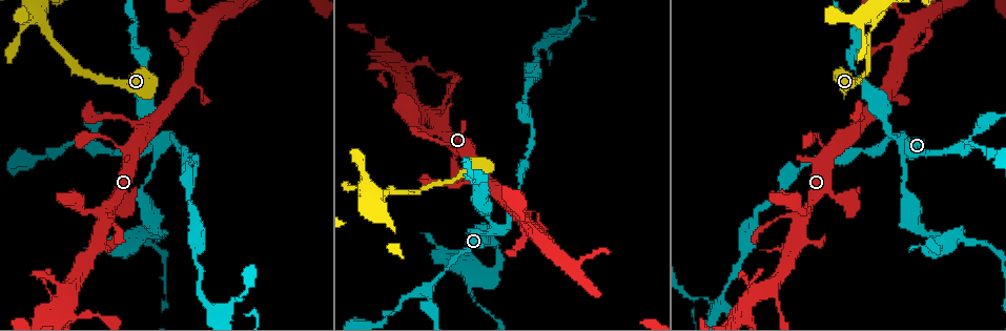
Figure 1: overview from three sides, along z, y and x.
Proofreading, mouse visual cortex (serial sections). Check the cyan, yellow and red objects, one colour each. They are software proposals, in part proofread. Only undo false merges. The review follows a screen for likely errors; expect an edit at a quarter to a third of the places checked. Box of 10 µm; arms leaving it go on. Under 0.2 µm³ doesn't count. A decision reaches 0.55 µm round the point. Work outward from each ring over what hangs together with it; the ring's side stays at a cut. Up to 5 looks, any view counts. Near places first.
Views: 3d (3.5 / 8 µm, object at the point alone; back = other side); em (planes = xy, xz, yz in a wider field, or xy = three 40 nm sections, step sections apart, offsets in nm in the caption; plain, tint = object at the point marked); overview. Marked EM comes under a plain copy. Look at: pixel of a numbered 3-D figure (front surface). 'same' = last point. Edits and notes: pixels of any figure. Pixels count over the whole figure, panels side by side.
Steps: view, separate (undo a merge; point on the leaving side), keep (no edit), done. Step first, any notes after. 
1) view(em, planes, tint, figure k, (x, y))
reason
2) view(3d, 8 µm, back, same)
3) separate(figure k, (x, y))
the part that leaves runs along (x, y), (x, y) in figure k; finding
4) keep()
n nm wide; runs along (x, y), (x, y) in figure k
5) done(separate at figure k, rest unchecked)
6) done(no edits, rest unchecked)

view(3d, 3.5 µm, figure 1, (173, 132))
two arms at a narrow angle

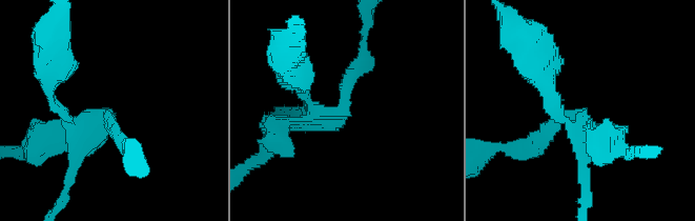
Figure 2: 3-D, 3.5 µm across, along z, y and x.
view(em, xy, step 5, tint, figure 2, (342, 108))
4 arms; arms of 150, 150, 200, 200 nm; shape alone is not enough

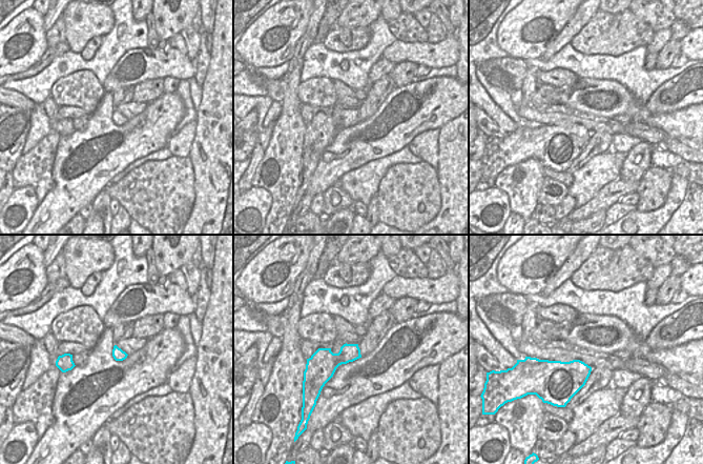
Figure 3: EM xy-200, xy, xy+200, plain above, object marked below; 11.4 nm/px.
view(em, xy, step 3, tint, same)

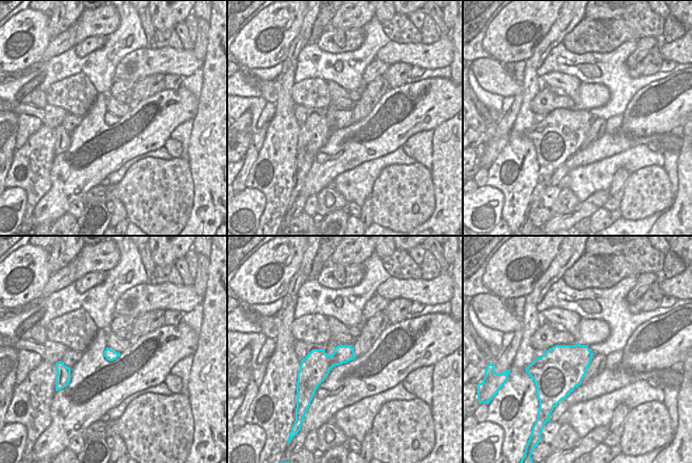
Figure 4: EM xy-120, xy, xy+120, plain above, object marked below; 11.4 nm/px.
separate(figure 2, (555, 100))
the part that leaves runs along (573, 127), (554, 111), (530, 53) in figure 2; two cells meet here

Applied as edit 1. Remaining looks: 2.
view(3d, 3.5 µm, back, figure 1, (959, 234))
abrupt turn

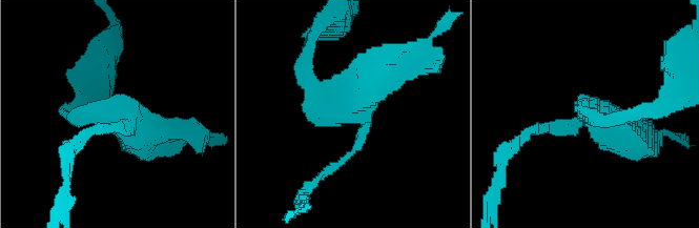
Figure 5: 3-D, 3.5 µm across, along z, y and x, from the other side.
keep()
3 arms; arms of 150, 200, 450 nm; runs along (308, 77), (325, 109), (356, 109), (405, 61) in figure 5; all the same cell

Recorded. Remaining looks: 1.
done(separate at figure 2, rest unchecked)

